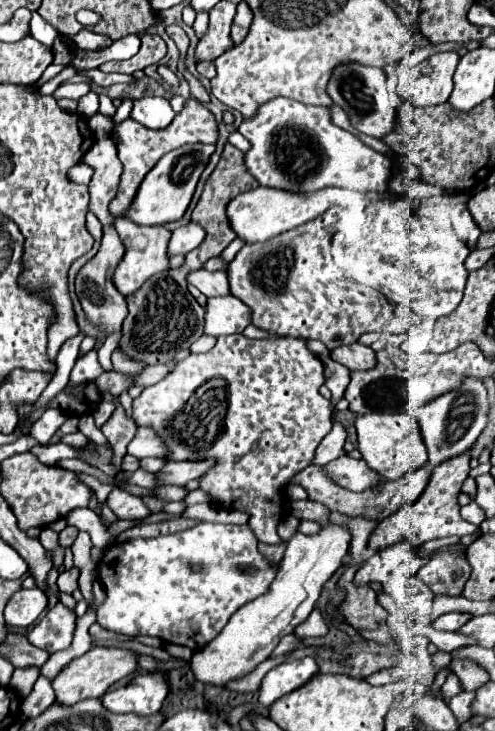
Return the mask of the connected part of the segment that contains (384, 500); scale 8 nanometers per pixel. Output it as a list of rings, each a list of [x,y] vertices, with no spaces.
[[[313,464],[313,466],[307,466],[305,470],[301,470],[291,482],[301,484],[309,494],[309,500],[319,500],[327,508],[337,510],[337,512],[341,512],[345,516],[361,516],[361,518],[367,518],[367,520],[385,520],[395,510],[399,510],[403,504],[413,504],[419,498],[421,490],[427,486],[429,474],[431,474],[429,468],[419,468],[415,472],[405,474],[399,480],[391,480],[391,482],[379,486],[379,488],[371,488],[371,490],[365,490],[365,492],[357,494],[357,492],[351,492],[351,490],[349,492],[343,490],[343,486],[335,486],[331,482],[331,478],[327,478],[327,474],[323,474],[323,466]]]

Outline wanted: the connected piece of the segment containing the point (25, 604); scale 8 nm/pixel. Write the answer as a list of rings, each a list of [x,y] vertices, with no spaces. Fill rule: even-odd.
[[[39,588],[15,592],[5,606],[5,622],[17,628],[31,626],[47,608],[47,596]]]

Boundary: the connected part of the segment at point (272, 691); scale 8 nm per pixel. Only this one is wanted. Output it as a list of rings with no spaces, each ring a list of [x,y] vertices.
[[[311,656],[275,666],[263,678],[263,684],[259,688],[259,704],[269,708],[277,698],[303,686],[317,670],[319,670],[319,666],[315,666],[315,658],[311,658]]]

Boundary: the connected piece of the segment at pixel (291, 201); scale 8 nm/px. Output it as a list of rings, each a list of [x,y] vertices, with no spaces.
[[[259,186],[255,190],[235,196],[227,206],[227,216],[229,216],[231,228],[245,244],[267,242],[287,230],[295,230],[297,226],[321,216],[331,206],[339,204],[339,194],[341,194],[341,188],[325,188],[313,194],[293,194],[285,190]]]

